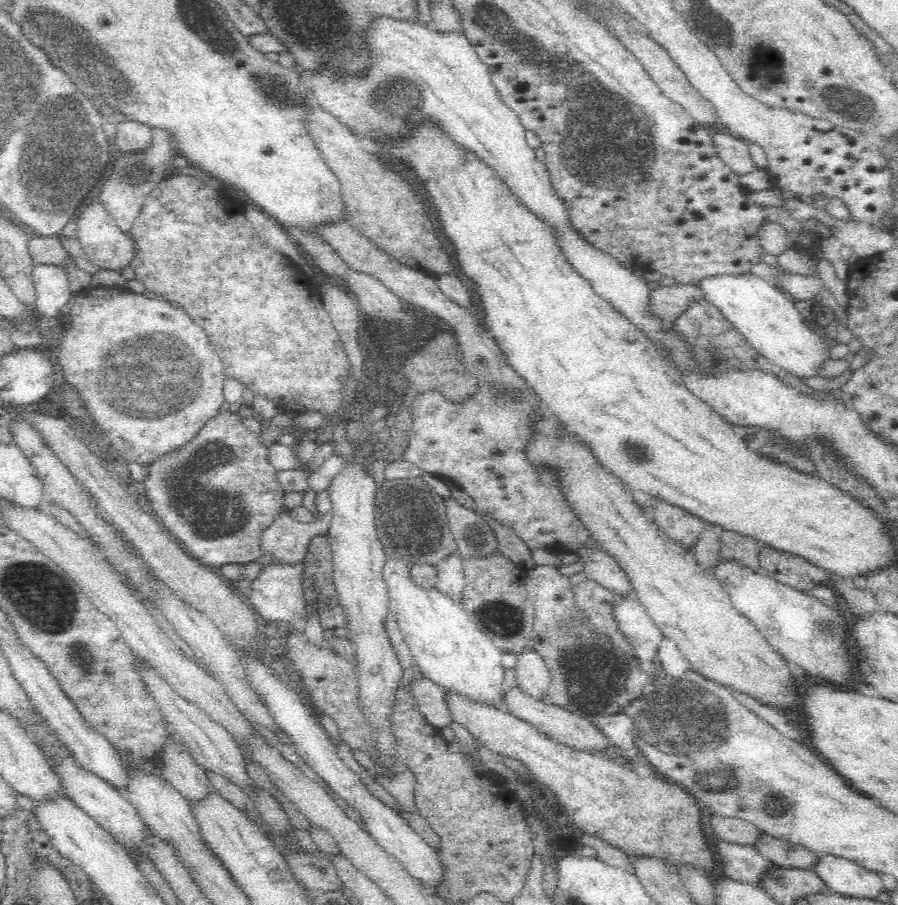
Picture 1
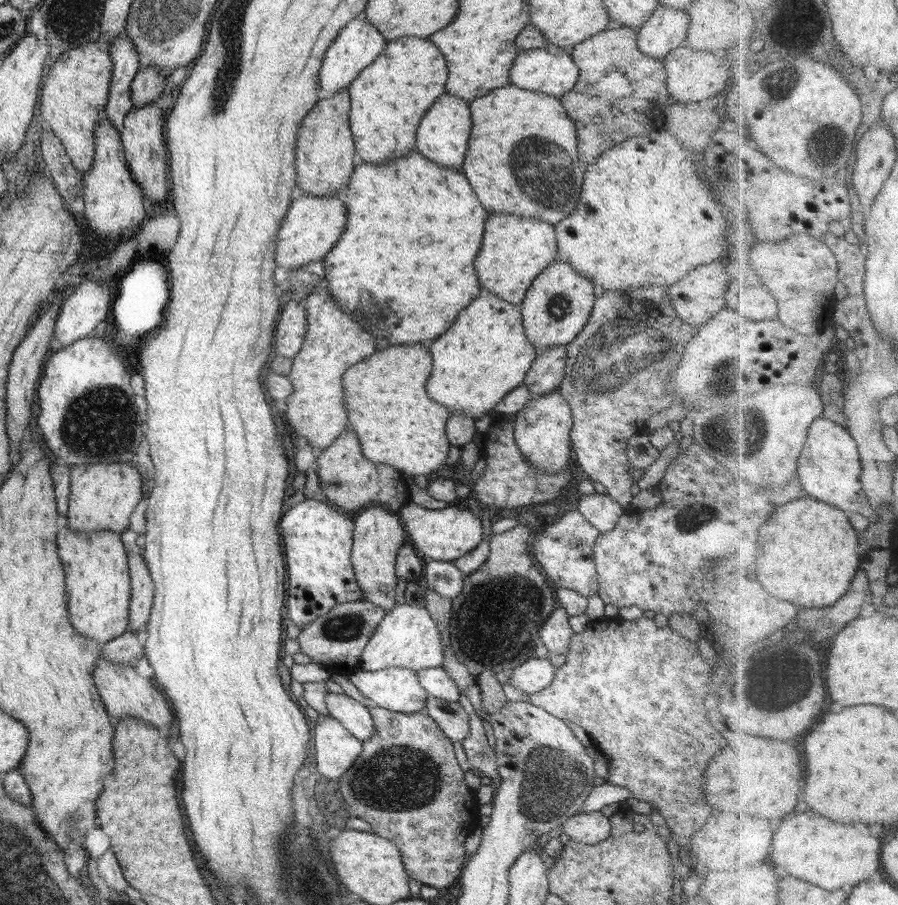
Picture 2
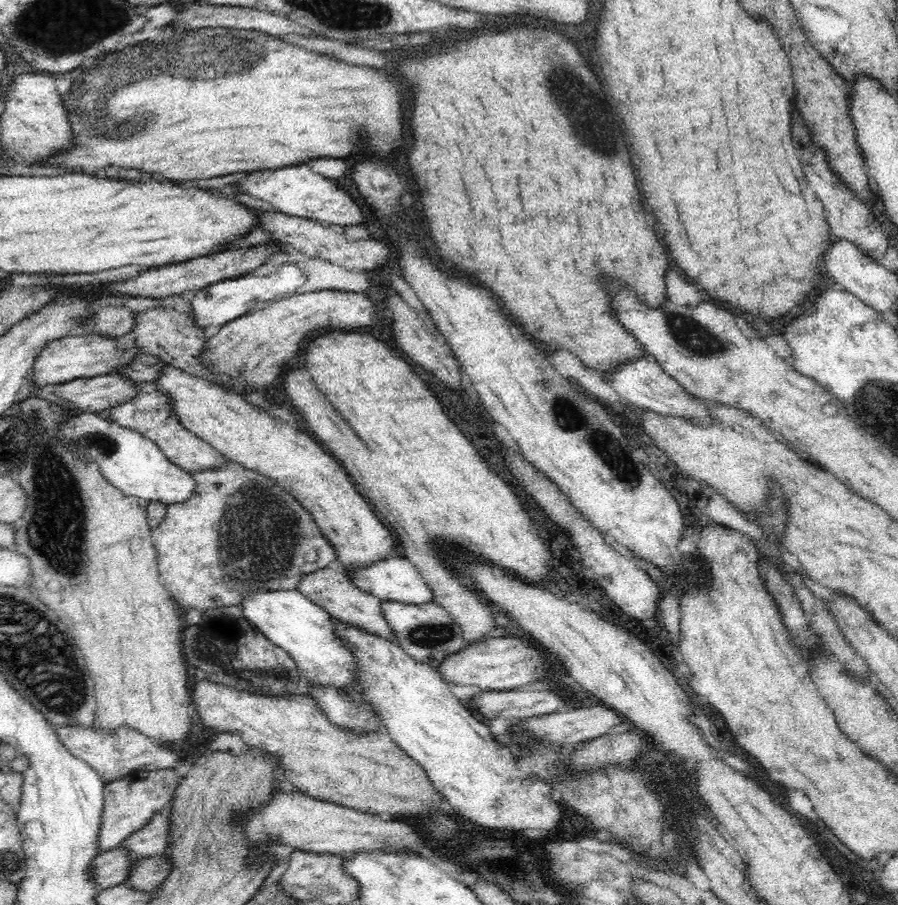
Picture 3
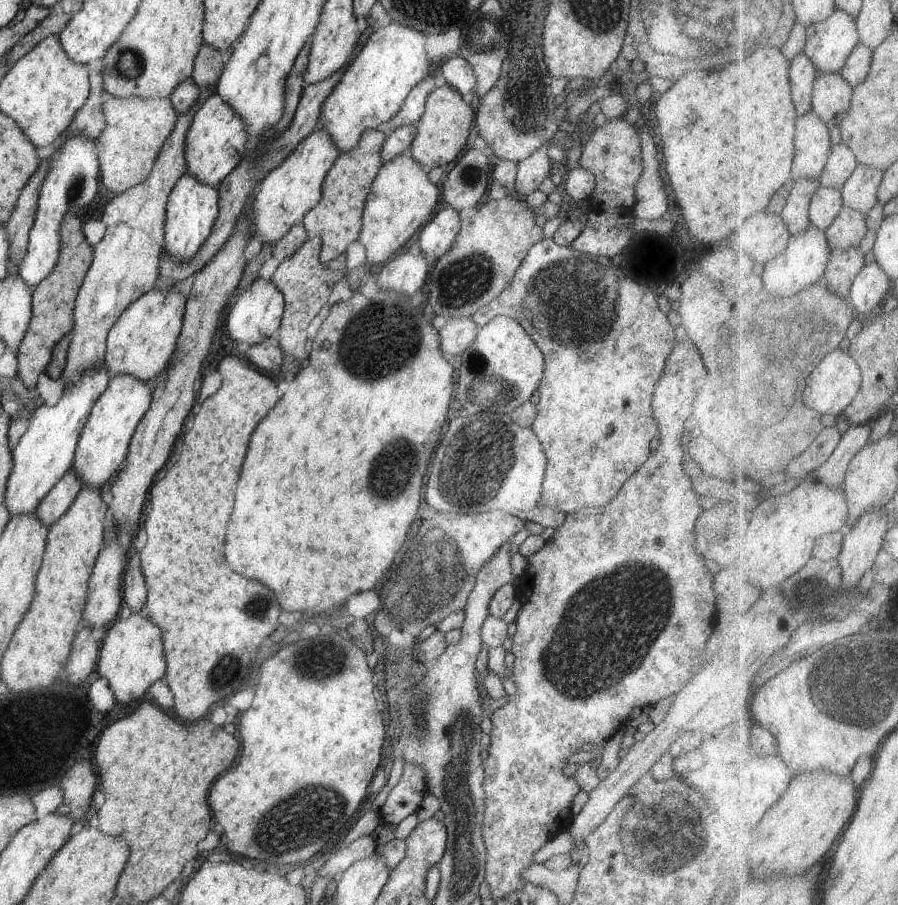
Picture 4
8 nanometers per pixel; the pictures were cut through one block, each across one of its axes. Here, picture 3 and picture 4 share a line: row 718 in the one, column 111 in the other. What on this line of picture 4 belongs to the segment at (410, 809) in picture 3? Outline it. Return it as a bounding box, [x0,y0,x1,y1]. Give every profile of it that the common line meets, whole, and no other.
[62,88,215,388]

